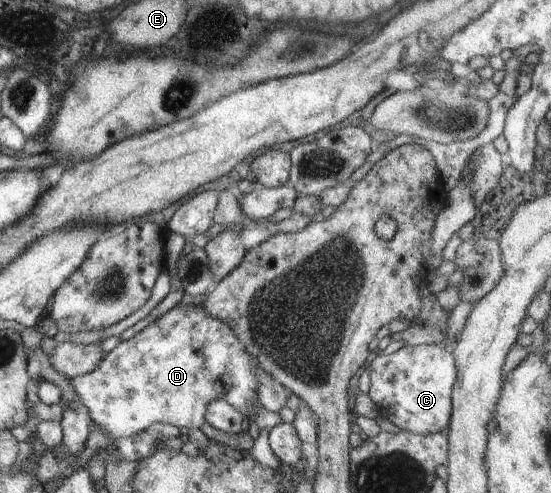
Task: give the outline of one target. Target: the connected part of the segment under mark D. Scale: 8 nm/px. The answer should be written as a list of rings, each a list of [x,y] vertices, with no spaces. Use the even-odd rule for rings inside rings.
[[[177,303],[168,312],[164,313],[159,318],[155,319],[147,327],[144,327],[139,333],[135,334],[133,338],[121,341],[113,350],[108,352],[101,361],[98,367],[86,375],[76,376],[74,379],[70,379],[73,390],[77,393],[80,401],[89,409],[90,417],[93,424],[97,424],[103,432],[111,435],[115,438],[132,437],[134,434],[144,431],[155,423],[169,423],[175,425],[181,432],[187,432],[188,430],[197,430],[197,428],[203,428],[203,418],[206,413],[207,405],[214,400],[223,399],[228,403],[231,403],[237,410],[240,410],[245,416],[247,416],[247,424],[254,426],[250,418],[250,411],[258,402],[258,380],[256,372],[261,369],[261,366],[256,362],[255,357],[252,357],[241,344],[241,341],[237,338],[236,334],[233,334],[233,330],[225,322],[216,318],[211,318],[209,314],[204,311],[204,308],[200,305],[186,305]]]

